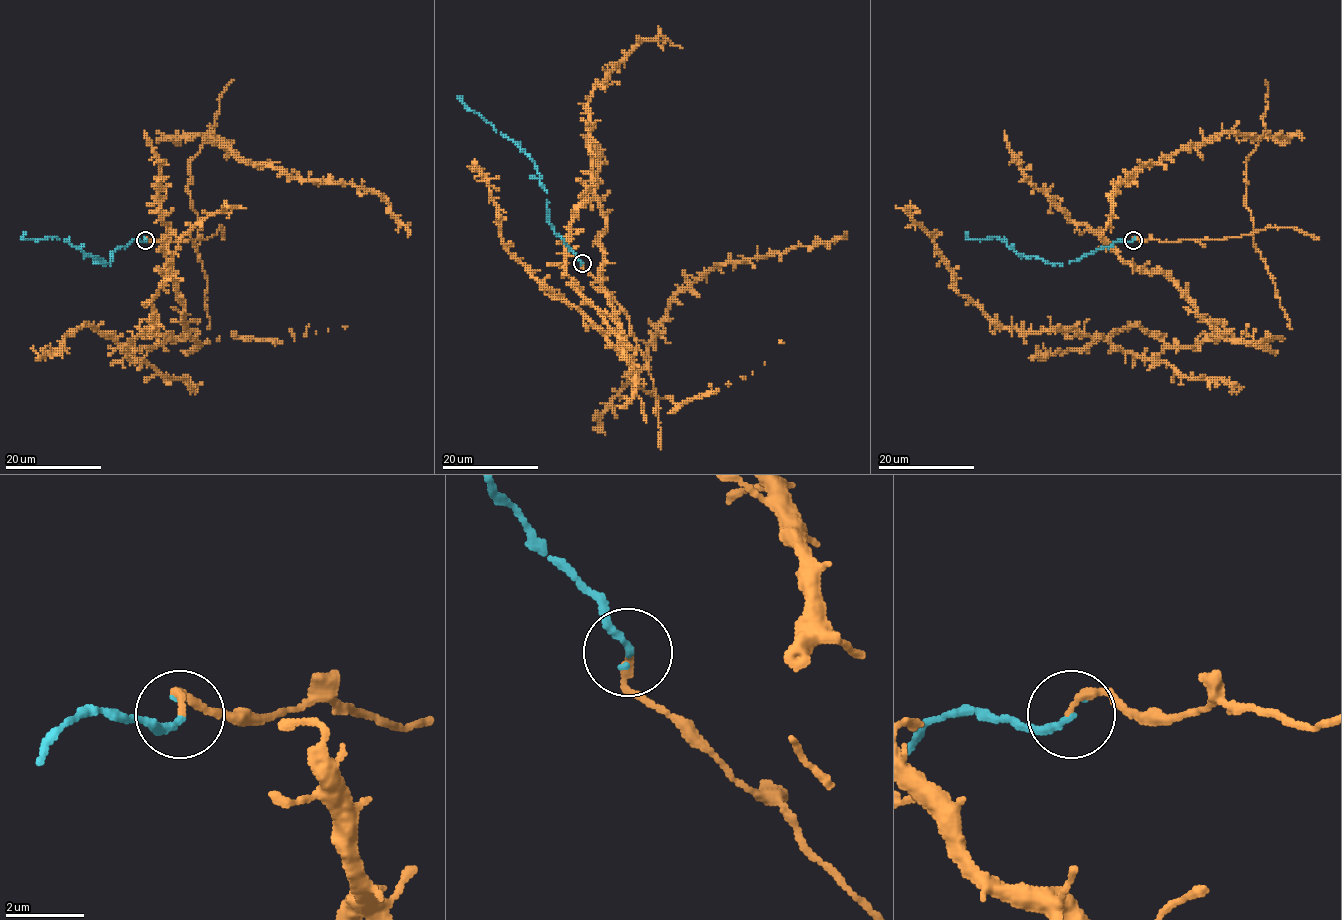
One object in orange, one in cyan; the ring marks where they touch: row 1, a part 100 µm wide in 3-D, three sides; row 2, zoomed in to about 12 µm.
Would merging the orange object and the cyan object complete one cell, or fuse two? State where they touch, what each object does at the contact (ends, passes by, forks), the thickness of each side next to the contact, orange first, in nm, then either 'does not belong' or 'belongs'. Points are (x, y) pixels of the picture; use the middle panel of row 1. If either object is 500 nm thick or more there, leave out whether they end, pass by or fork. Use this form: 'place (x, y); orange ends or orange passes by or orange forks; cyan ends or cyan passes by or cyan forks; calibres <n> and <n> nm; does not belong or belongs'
place (582, 263); orange ends; cyan ends; calibres 220 and 170 nm; belongs

